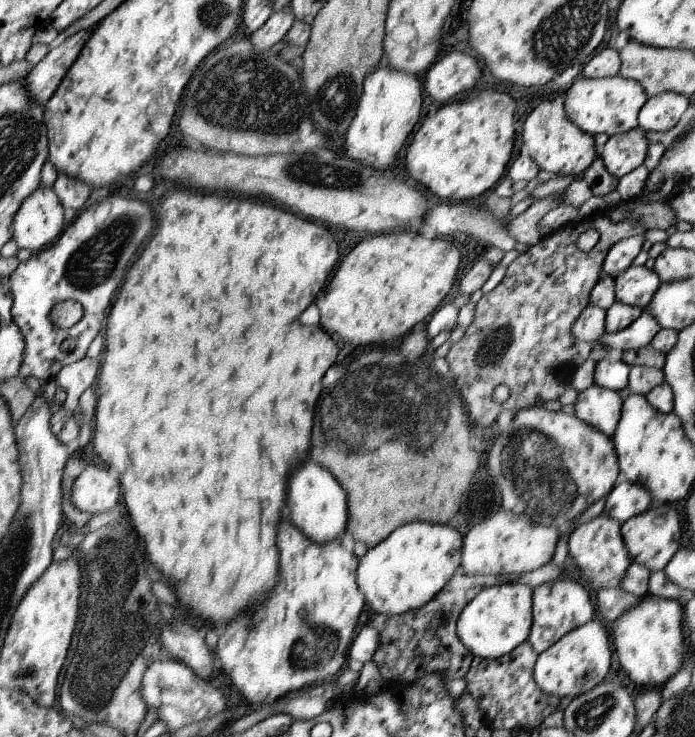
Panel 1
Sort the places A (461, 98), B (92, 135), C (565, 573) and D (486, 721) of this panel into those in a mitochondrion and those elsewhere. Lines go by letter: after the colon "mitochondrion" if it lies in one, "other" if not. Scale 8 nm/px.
A: other
B: other
C: other
D: other

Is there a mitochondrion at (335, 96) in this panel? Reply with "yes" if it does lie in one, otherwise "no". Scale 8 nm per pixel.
yes

